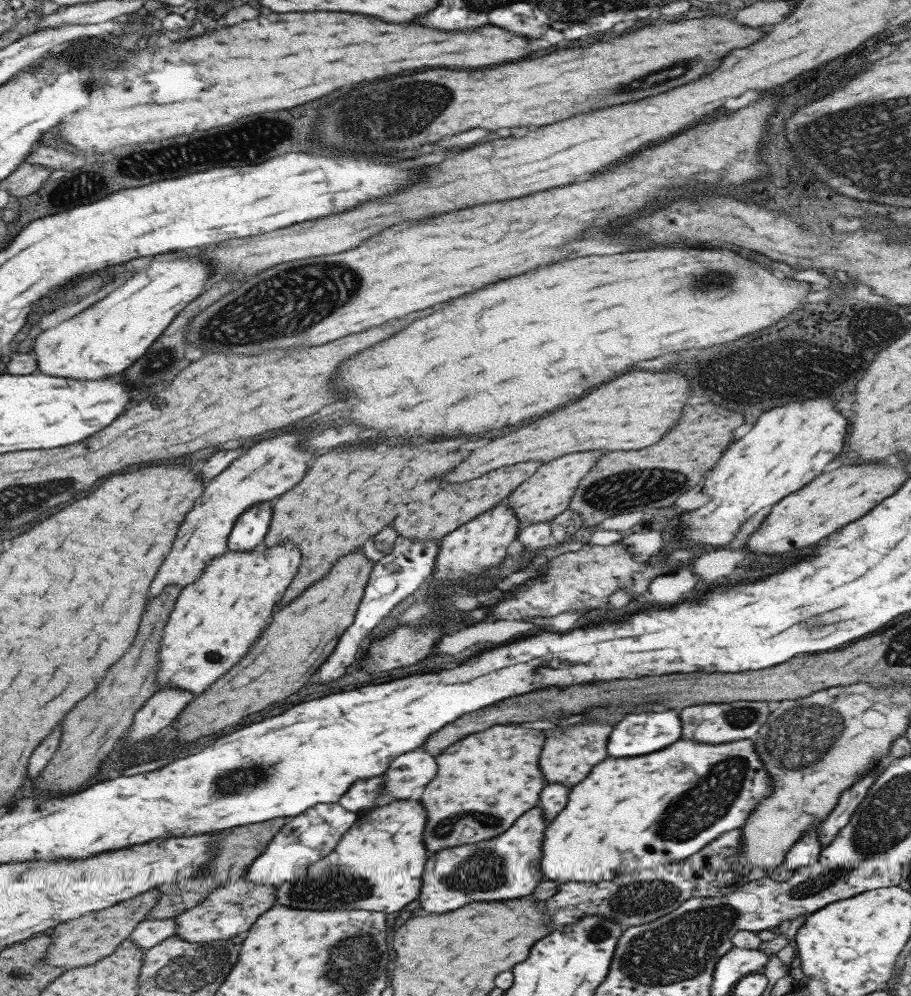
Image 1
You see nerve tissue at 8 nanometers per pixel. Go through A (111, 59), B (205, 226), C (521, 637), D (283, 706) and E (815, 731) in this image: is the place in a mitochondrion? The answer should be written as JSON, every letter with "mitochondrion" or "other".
{"A":"mitochondrion","B":"other","C":"other","D":"other","E":"mitochondrion"}

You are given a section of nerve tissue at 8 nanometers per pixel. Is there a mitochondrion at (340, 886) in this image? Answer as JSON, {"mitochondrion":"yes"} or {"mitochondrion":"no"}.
{"mitochondrion":"yes"}

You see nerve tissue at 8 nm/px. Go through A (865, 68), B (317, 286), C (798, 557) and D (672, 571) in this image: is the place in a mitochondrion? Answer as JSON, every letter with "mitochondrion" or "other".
{"A":"other","B":"mitochondrion","C":"other","D":"other"}

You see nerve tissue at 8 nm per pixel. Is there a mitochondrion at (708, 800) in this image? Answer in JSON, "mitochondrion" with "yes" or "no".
{"mitochondrion":"yes"}

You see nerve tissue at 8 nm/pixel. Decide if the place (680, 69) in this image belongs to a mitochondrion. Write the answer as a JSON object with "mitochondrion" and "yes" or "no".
{"mitochondrion":"yes"}

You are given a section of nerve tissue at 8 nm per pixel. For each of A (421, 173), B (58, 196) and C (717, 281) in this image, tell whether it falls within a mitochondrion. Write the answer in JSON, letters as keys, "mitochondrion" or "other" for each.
{"A":"other","B":"other","C":"mitochondrion"}

